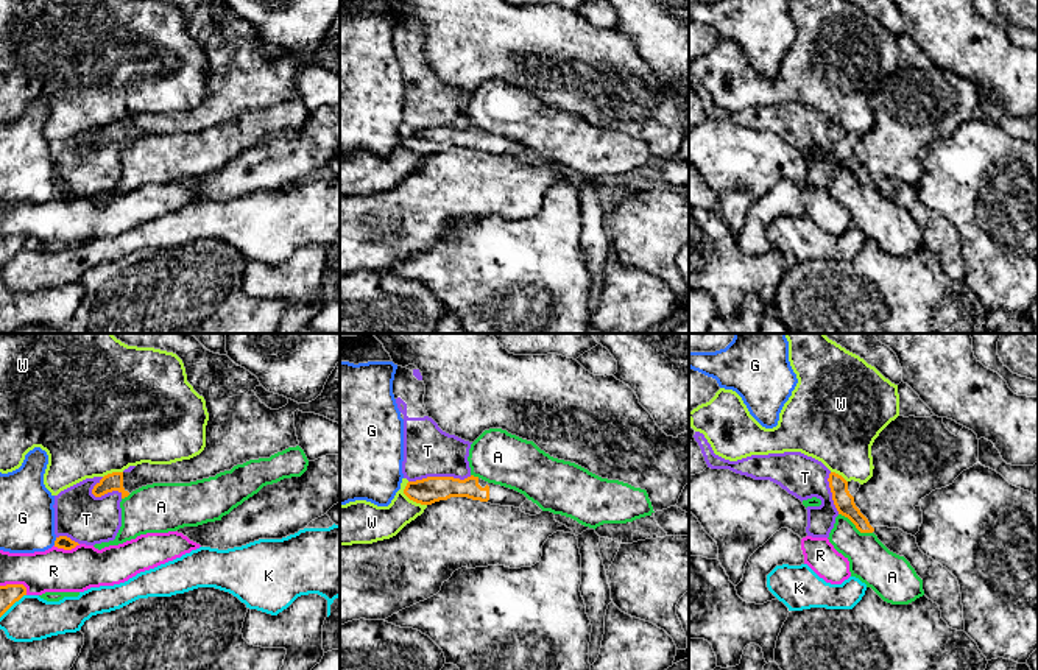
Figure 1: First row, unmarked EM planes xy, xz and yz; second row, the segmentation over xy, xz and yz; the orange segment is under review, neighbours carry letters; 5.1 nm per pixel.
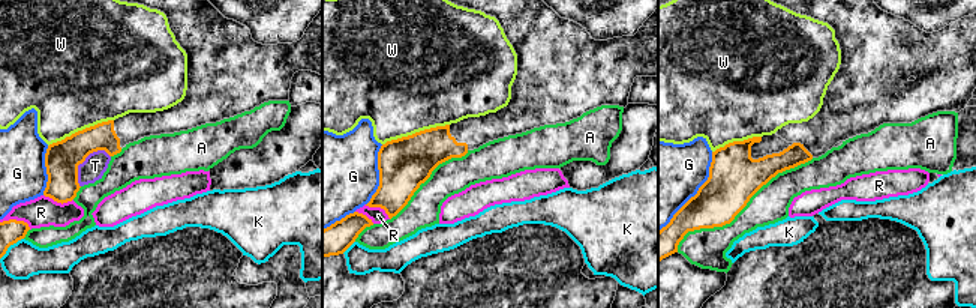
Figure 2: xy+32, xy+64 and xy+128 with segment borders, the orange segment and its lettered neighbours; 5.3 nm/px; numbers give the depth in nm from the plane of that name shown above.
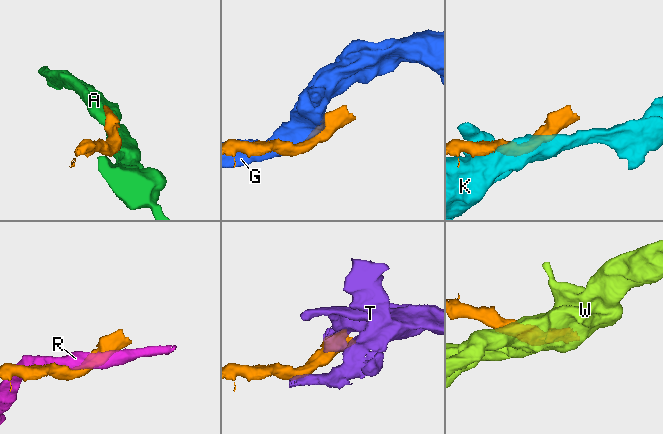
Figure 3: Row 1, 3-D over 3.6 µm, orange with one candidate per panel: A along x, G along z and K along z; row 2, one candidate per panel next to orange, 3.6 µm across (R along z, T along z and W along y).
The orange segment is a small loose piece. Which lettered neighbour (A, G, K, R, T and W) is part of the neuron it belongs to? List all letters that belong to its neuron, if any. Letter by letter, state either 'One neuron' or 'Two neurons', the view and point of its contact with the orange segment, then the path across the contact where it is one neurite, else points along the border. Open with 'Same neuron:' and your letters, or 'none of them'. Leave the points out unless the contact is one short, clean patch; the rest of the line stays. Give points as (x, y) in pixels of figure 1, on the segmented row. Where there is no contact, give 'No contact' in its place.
Same neuron: none of them
A: Two neurons. Touches orange at yz (856, 527)
G: Two neurons. Touches orange at xy (55, 541)
K: Two neurons. Touches orange at xy (13, 603)
R: Two neurons. Touches orange at xy (66, 549)
T: Two neurons. Touches orange at xz (440, 477)
W: Two neurons. Touches orange at xz (410, 499). Boundary: xz (407, 482), (404, 493), (426, 505)

